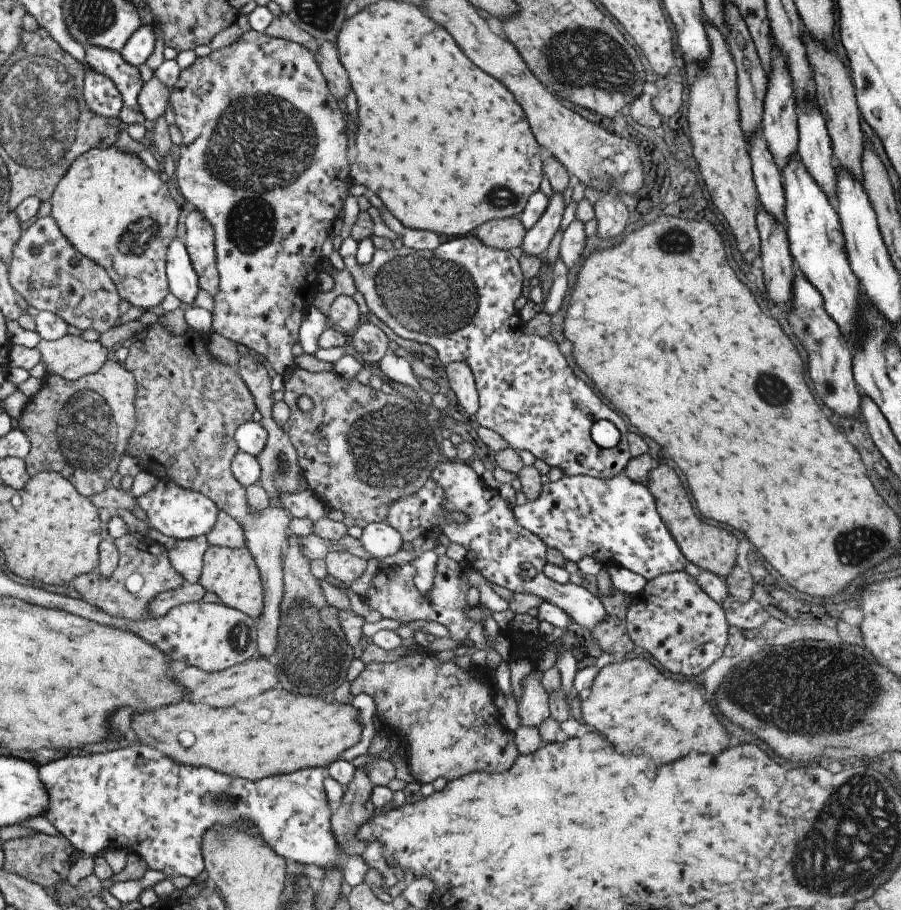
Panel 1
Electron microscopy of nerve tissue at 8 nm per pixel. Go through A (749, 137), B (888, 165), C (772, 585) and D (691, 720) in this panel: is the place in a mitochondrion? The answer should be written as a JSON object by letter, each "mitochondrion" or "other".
{"A":"other","B":"other","C":"other","D":"other"}

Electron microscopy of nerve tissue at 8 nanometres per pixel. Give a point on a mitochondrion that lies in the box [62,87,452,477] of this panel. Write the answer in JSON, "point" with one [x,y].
{"point":[260,143]}

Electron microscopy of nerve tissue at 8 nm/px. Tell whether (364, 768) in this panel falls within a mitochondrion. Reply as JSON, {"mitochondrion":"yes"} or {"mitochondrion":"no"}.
{"mitochondrion":"no"}

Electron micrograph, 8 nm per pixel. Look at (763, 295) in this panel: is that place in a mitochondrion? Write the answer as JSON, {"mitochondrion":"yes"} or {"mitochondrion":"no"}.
{"mitochondrion":"no"}

